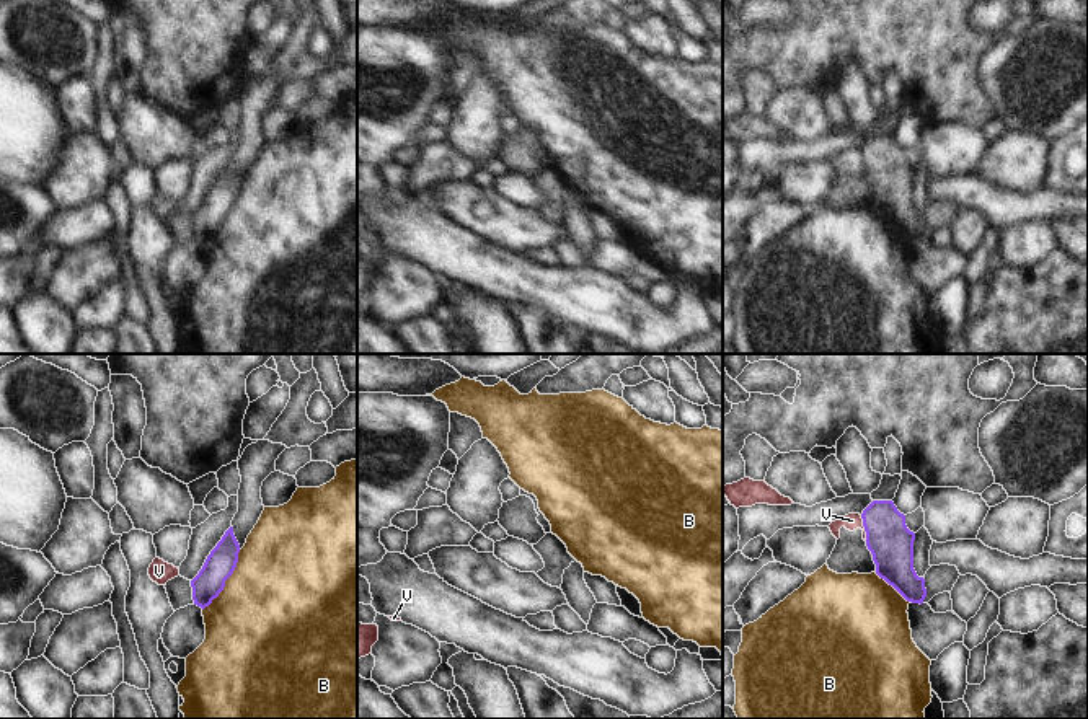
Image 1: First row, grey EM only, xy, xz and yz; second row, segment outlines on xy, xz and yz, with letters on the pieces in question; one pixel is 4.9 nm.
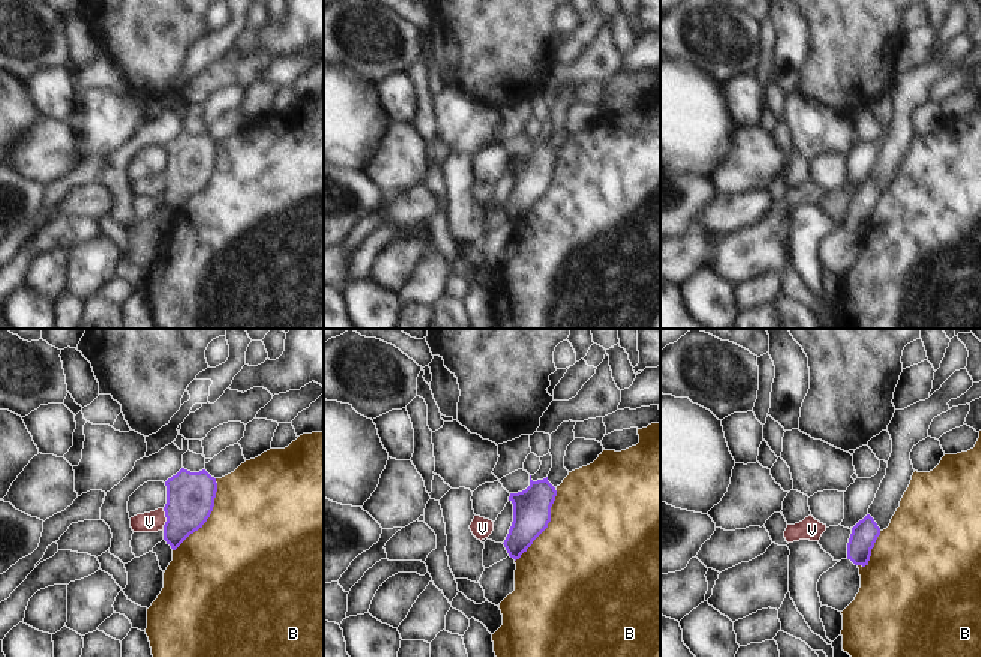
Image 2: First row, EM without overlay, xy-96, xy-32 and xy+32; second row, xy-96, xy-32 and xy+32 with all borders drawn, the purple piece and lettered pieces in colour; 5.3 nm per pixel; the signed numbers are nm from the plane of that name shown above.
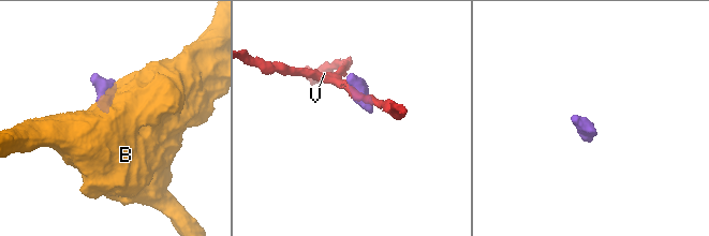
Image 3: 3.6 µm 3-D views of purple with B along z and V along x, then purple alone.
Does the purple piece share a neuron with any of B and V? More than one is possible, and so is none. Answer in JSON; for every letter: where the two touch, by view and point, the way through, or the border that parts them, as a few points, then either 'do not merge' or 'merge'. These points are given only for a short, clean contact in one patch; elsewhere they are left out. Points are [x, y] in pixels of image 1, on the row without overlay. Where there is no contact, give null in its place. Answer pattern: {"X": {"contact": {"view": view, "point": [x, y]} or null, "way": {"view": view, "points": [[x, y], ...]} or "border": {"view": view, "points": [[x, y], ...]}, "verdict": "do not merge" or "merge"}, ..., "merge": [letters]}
{"B": {"contact": {"view": "xy", "point": [225, 214]}, "verdict": "do not merge"}, "V": {"contact": {"view": "yz", "point": [865, 163]}, "border": {"view": "yz", "points": [[860, 150], [866, 175]]}, "verdict": "do not merge"}, "merge": []}

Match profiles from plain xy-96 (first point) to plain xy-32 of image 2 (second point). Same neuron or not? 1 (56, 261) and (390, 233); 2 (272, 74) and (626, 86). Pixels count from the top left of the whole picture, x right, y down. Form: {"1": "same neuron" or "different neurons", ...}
{"1": "different neurons", "2": "different neurons"}

